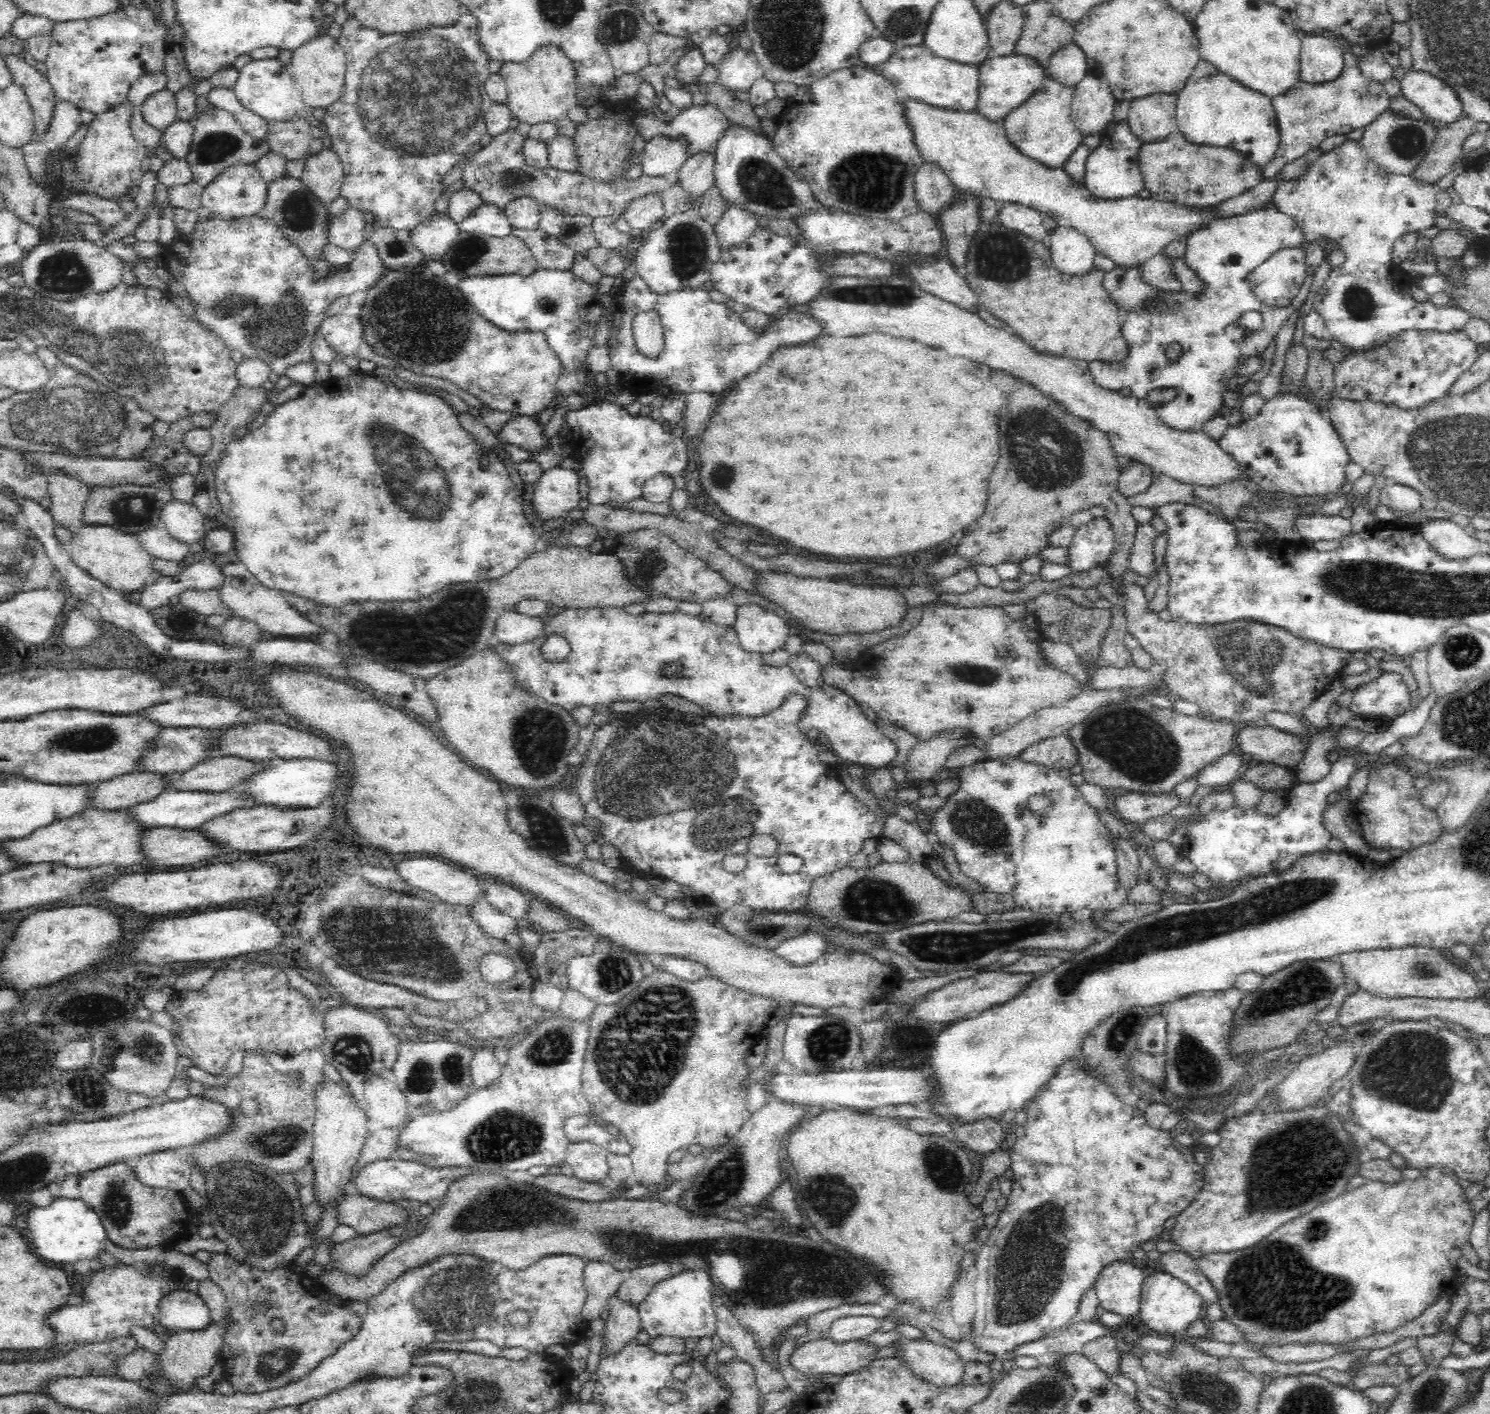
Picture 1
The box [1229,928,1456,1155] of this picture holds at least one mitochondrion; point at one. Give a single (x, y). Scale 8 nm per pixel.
(1410, 1068)

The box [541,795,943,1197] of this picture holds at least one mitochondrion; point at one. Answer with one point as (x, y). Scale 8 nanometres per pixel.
(637, 1062)

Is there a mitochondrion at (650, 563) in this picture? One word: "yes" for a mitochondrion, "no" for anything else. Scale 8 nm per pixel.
yes

